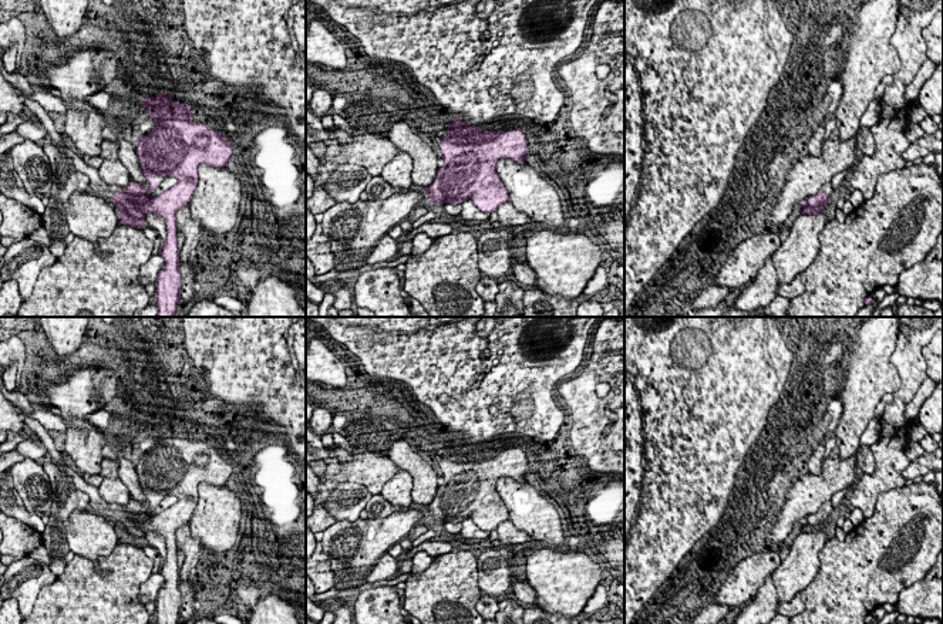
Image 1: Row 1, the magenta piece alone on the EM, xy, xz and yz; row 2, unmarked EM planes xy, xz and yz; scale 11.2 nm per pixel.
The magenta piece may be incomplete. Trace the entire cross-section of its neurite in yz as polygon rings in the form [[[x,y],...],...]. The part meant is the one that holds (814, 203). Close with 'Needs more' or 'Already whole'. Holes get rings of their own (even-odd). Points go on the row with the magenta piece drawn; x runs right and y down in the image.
[[[825,183],[816,195],[806,198],[801,206],[802,215],[815,215],[824,210],[824,206],[833,198],[832,183]]]. Needs more

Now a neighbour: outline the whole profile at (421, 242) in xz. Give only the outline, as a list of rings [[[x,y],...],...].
[[[424,232],[417,233],[412,237],[412,256],[422,254],[425,250],[428,250],[432,246],[434,242],[435,239],[432,239],[427,233]]]

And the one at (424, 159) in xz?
[[[403,121],[391,127],[387,138],[400,152],[405,152],[412,158],[412,185],[425,188],[432,185],[438,171],[438,156],[435,151]]]

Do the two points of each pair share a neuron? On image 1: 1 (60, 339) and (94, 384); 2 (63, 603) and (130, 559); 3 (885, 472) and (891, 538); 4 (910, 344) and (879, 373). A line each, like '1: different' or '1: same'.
1: different
2: same
3: different
4: different

